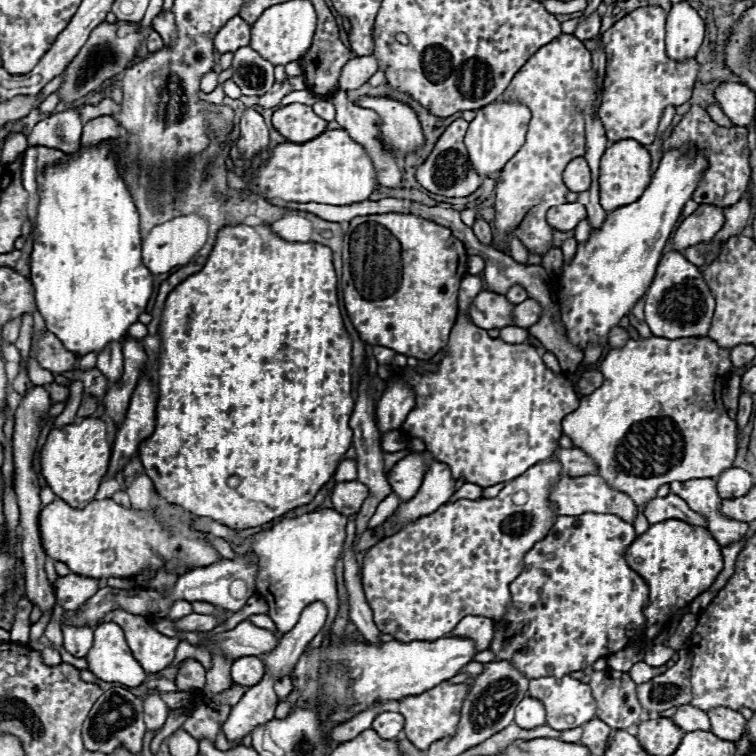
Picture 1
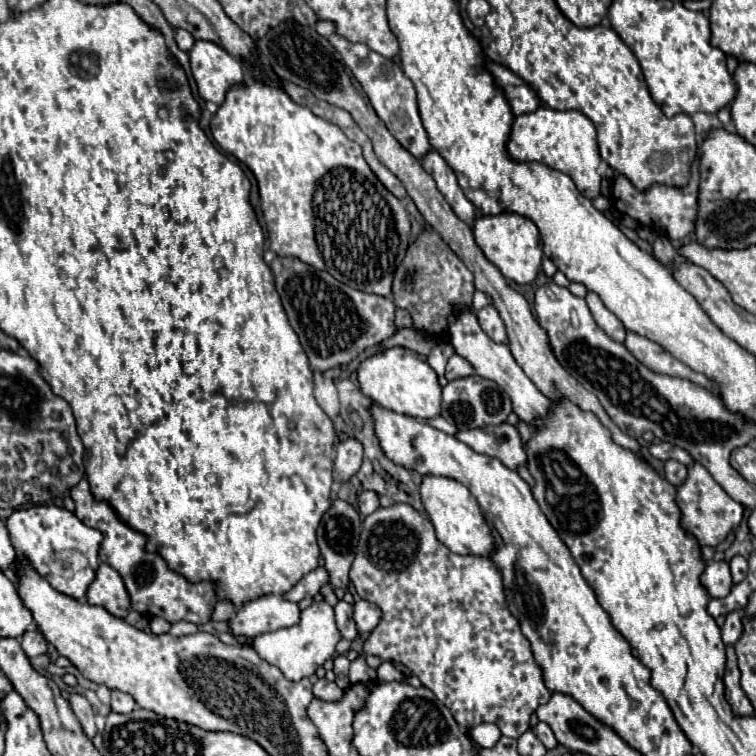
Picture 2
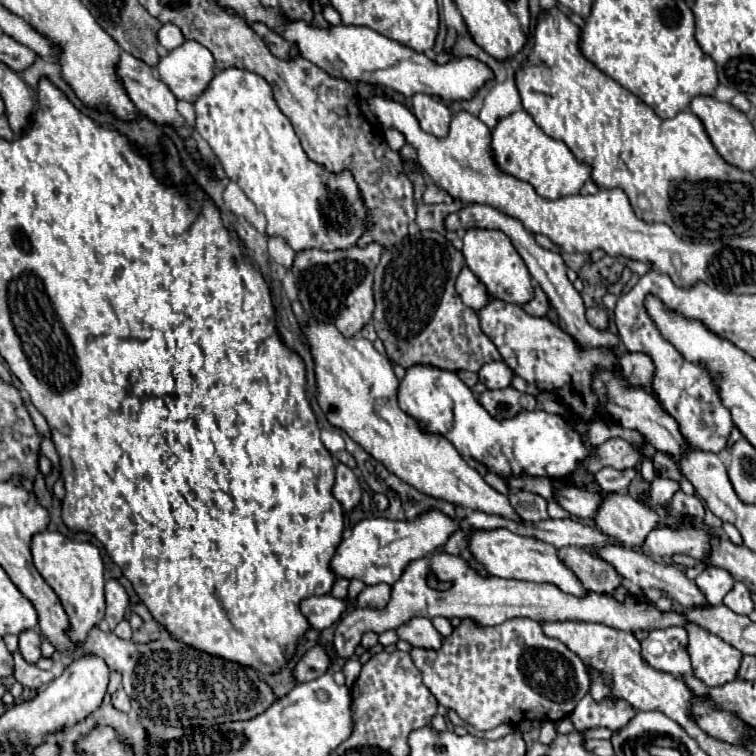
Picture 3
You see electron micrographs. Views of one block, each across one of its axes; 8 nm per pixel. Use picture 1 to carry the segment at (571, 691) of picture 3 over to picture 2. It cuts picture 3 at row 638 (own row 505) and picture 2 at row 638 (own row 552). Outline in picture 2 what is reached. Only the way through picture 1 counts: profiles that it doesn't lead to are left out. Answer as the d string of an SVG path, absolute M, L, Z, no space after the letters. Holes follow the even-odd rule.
M392 504L388 508L380 506L376 512L372 512L372 516L364 518L360 540L358 540L356 558L354 558L352 568L350 568L350 582L352 582L352 586L356 588L356 592L358 592L358 596L362 600L374 602L382 610L382 618L380 618L378 626L364 640L362 656L378 656L380 660L386 660L386 662L394 660L394 662L400 662L402 666L406 666L414 676L420 678L420 682L426 688L430 688L436 694L438 700L442 700L450 708L454 720L460 724L462 730L474 728L474 726L484 724L484 722L492 722L492 724L496 724L500 728L500 732L504 736L518 738L518 736L522 736L530 728L532 712L536 712L538 706L542 706L542 704L546 704L550 700L550 692L548 692L548 688L542 682L542 672L540 672L540 668L534 662L530 644L524 638L524 634L520 632L518 620L512 618L512 614L508 610L508 604L504 600L502 578L500 578L500 572L496 570L496 566L488 558L482 558L482 556L460 556L460 554L450 552L444 544L438 542L438 538L434 534L434 526L430 524L430 520L424 514L420 514L418 510L414 510L410 504Z

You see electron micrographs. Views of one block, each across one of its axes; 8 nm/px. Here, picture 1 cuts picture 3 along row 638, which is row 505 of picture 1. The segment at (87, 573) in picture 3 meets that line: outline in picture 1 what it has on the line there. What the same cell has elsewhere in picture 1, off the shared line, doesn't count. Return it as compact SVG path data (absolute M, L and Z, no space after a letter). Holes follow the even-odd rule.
M84 418L80 424L72 422L60 430L50 430L48 440L40 450L42 476L52 492L74 508L84 508L94 500L98 486L108 470L112 446L108 442L106 422L100 418Z

